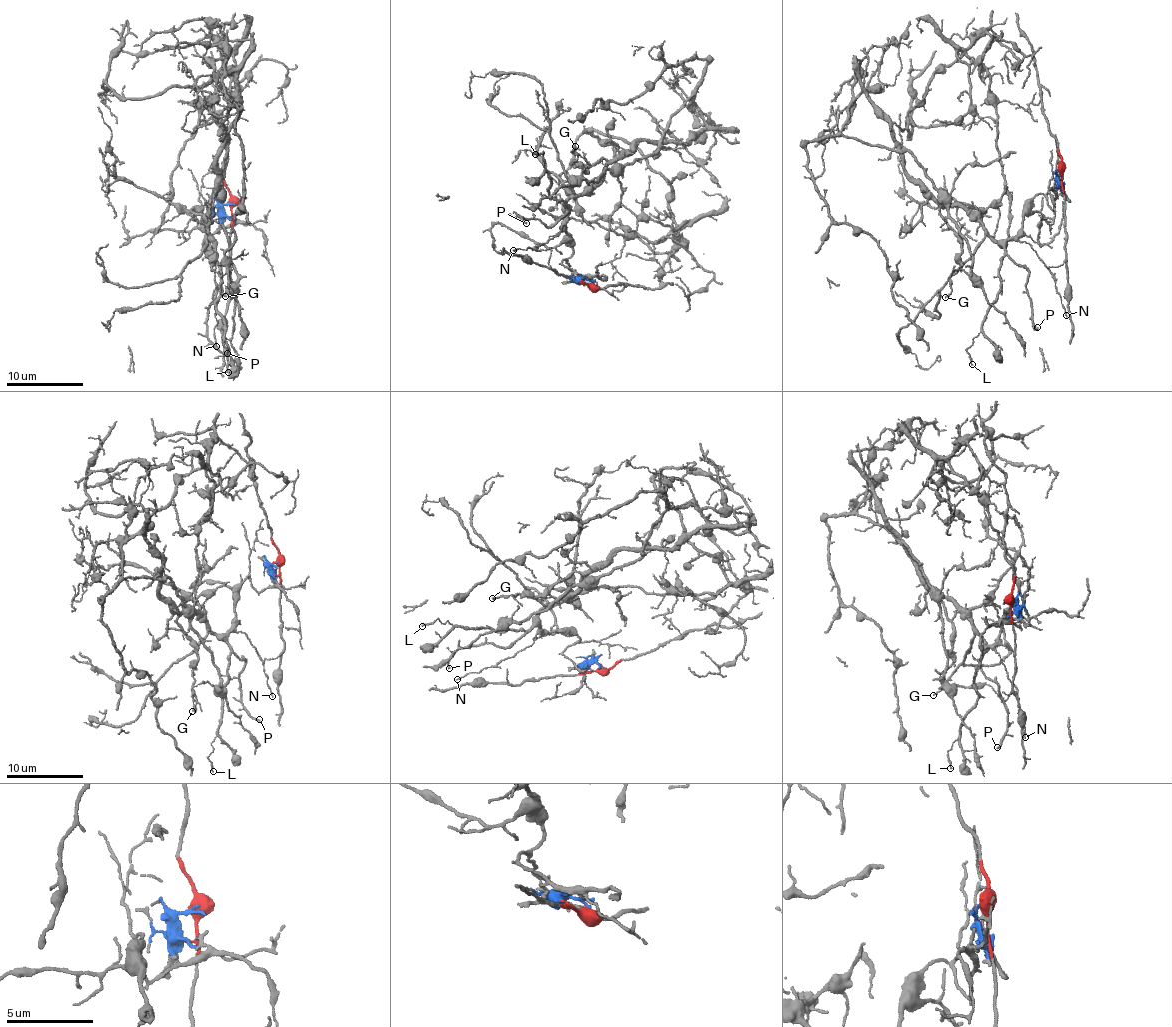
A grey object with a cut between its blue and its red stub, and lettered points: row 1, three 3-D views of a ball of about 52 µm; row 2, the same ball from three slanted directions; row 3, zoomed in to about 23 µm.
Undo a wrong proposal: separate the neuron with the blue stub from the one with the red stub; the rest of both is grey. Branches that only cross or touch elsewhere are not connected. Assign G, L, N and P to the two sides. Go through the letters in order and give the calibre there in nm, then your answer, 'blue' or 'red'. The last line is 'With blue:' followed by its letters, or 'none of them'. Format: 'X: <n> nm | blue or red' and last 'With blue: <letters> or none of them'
G: 110 nm | blue
L: 120 nm | blue
N: 100 nm | blue
P: 150 nm | blue
With blue: G, L, N, P

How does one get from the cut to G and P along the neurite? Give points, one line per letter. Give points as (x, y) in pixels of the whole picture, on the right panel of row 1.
G: (1058, 169), (1053, 210), (1040, 194), (1006, 242), (962, 208), (944, 206), (962, 251), (945, 297)
P: (1058, 169), (1053, 210), (1037, 196), (1021, 231), (1006, 242), (1010, 259), (1028, 271), (1038, 328)

